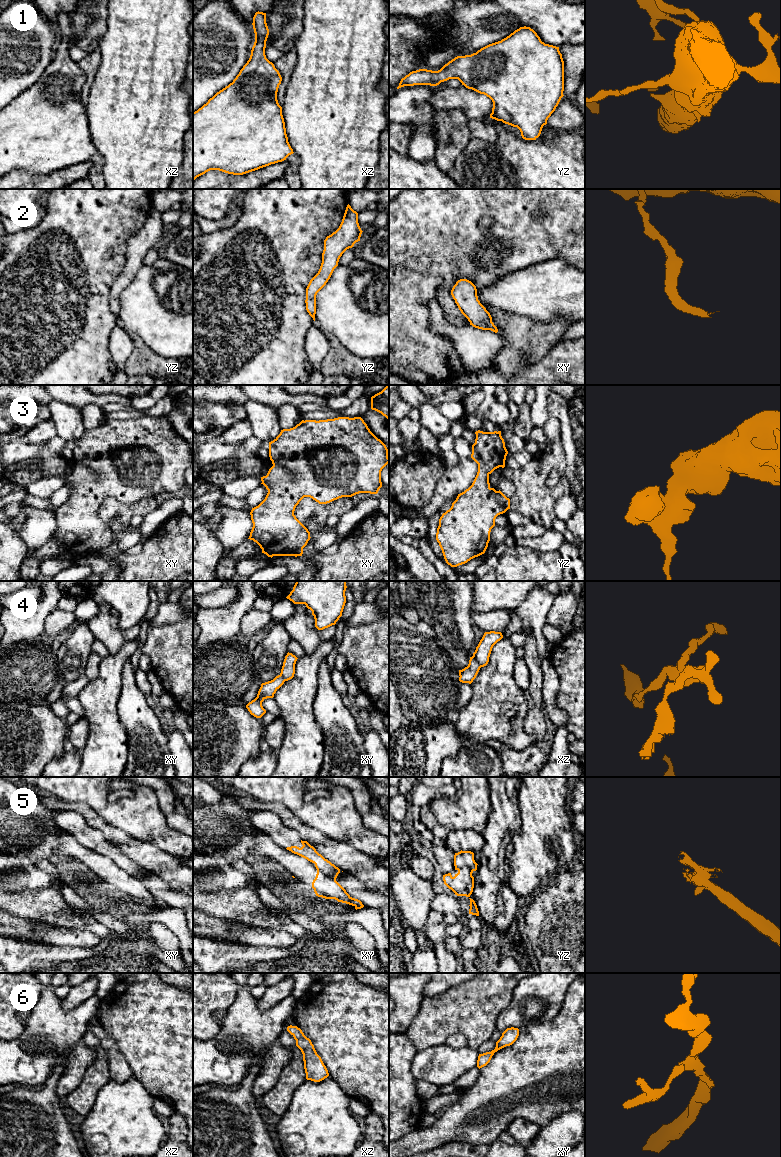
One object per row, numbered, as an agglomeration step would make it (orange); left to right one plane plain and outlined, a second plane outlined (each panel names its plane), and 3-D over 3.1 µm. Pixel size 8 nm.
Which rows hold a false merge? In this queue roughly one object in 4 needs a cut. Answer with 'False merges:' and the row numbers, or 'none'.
False merges: 4, 5

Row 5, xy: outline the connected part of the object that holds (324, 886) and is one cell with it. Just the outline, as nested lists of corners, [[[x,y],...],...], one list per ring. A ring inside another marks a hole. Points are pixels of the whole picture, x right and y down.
[[[319,869],[312,882],[312,888],[318,897],[335,899],[338,902],[354,906],[356,910],[364,907],[360,900],[352,898],[336,880],[328,877]]]

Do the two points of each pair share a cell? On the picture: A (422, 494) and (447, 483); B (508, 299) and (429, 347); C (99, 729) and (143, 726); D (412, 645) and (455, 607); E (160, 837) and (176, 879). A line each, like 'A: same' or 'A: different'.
A: different
B: different
C: different
D: different
E: different

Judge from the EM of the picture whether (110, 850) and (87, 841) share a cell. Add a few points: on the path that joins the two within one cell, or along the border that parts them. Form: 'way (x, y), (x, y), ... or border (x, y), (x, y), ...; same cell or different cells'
way (104, 848), (93, 841); same cell

